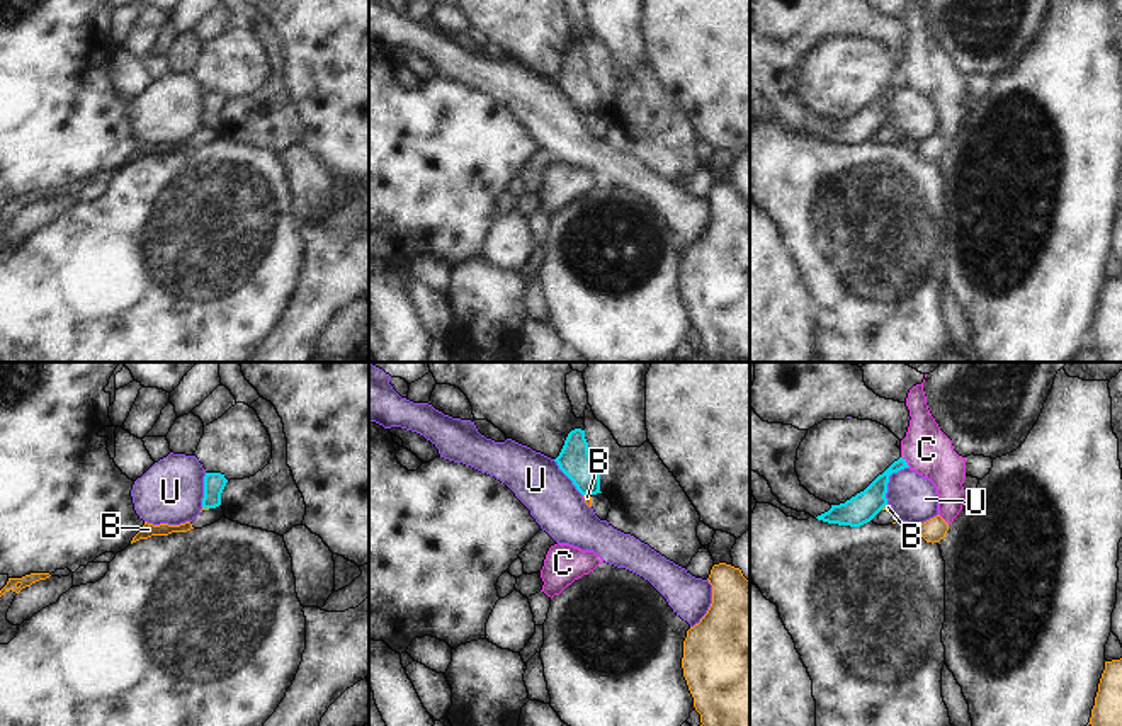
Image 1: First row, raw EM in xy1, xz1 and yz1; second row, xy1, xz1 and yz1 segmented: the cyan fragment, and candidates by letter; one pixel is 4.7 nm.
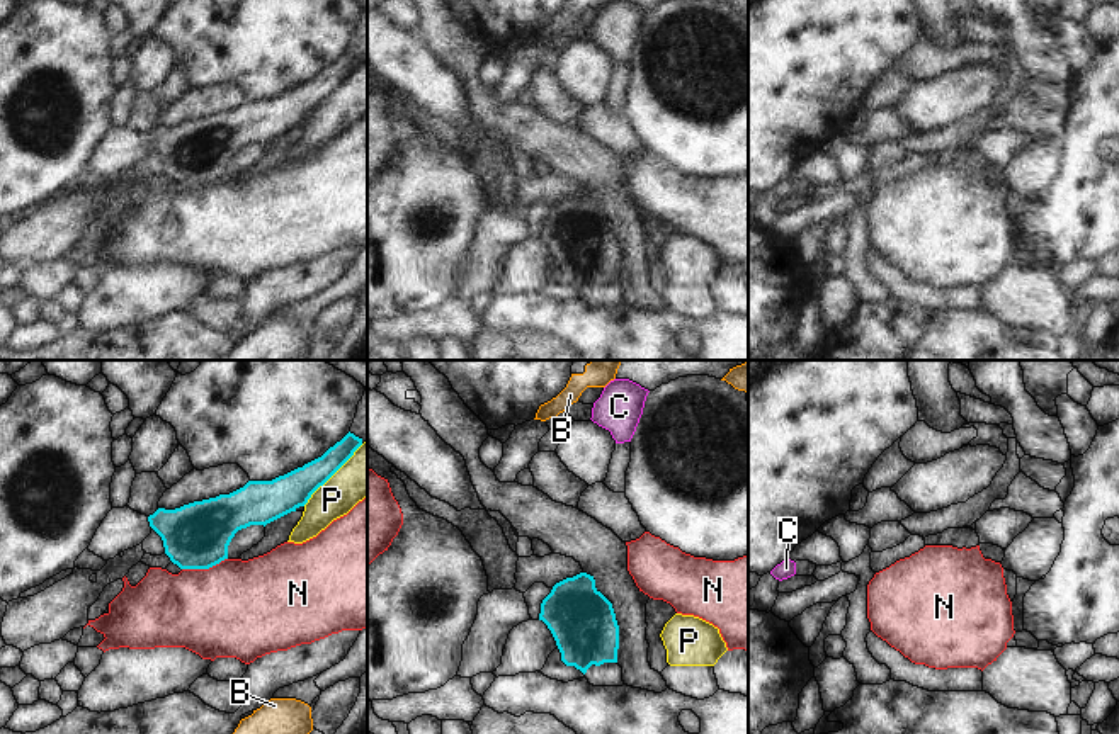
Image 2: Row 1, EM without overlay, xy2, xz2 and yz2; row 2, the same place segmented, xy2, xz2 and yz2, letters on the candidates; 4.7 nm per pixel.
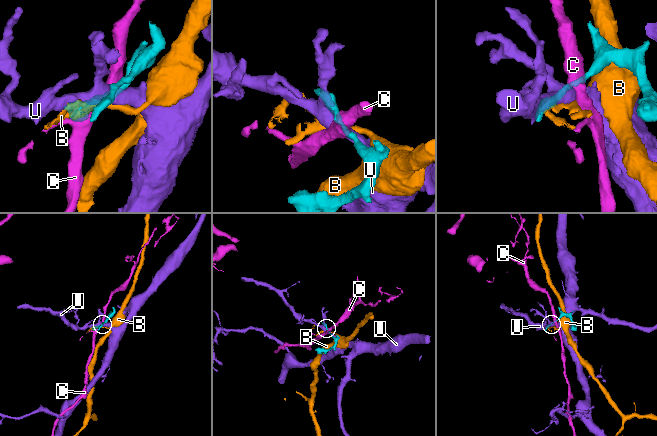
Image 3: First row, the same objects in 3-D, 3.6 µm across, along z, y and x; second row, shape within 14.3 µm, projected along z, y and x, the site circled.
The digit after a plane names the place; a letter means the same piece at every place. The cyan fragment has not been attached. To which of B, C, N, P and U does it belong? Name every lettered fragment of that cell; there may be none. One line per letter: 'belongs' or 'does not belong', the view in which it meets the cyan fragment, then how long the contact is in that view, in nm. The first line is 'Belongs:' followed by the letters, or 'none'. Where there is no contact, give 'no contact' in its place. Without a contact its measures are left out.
Belongs: none
B: does not belong | xy1 | 30 nm
C: does not belong | yz1 | 70 nm
N: does not belong | xy2 | 220 nm
P: does not belong | xy2 | 400 nm
U: does not belong | yz1 | 220 nm

